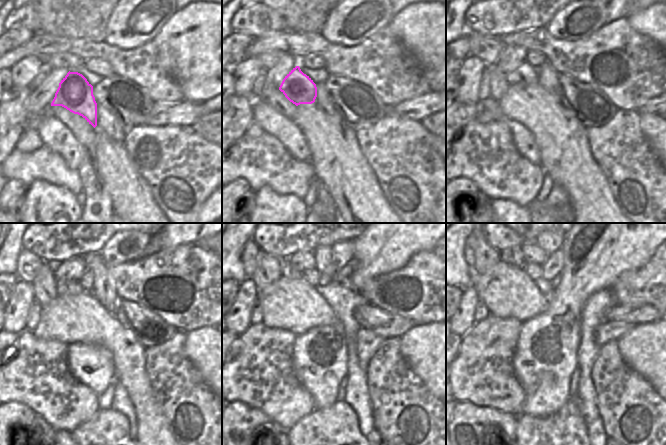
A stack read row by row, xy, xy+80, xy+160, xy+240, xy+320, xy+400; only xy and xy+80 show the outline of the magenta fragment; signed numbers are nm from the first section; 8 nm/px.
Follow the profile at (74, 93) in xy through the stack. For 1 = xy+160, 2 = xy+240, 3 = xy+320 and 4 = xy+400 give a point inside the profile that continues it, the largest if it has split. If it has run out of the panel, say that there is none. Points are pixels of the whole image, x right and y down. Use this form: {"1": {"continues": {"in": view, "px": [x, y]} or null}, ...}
{"1": {"continues": {"in": "xy+160", "px": [525, 74]}}, "2": {"continues": {"in": "xy+240", "px": [64, 287]}}, "3": {"continues": {"in": "xy+320", "px": [286, 270]}}, "4": {"continues": {"in": "xy+400", "px": [514, 256]}}}

